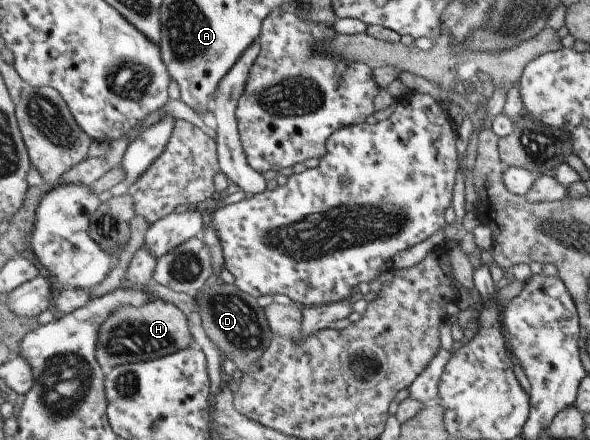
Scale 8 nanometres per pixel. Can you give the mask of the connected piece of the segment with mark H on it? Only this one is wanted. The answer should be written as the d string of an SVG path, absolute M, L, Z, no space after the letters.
M151 298L141 307L122 305L102 323L97 342L97 361L102 363L104 373L110 374L116 367L156 360L190 346L196 346L196 343L186 315L172 303Z

